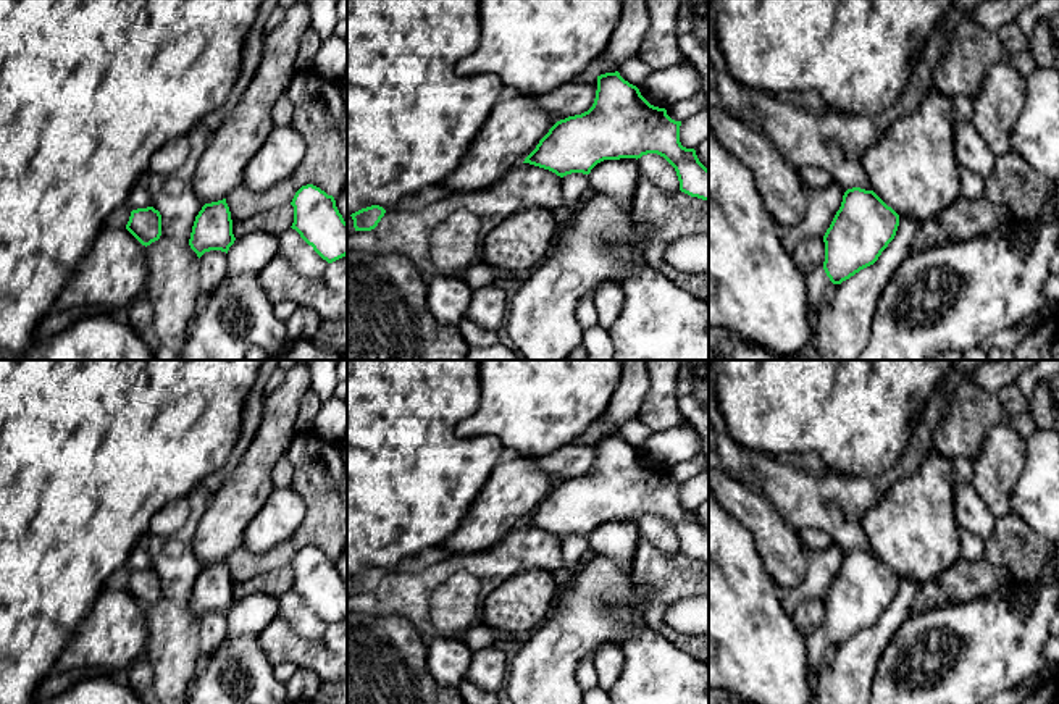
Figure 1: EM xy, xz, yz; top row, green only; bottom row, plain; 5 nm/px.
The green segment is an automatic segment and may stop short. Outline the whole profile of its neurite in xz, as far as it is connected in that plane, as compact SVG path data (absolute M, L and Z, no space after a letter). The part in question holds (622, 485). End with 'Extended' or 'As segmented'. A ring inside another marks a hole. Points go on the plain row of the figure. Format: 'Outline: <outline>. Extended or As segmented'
Outline: M618 433L605 434L597 438L592 468L581 476L557 483L523 525L563 539L571 534L589 536L604 522L638 522L643 517L657 515L675 530L681 554L709 564L709 531L699 523L694 510L681 507L680 488L681 483L672 481L665 470L651 467Z. As segmented

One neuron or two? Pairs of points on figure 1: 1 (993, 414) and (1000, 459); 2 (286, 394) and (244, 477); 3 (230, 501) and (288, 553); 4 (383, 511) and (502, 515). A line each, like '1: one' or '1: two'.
1: two
2: one
3: two
4: two

